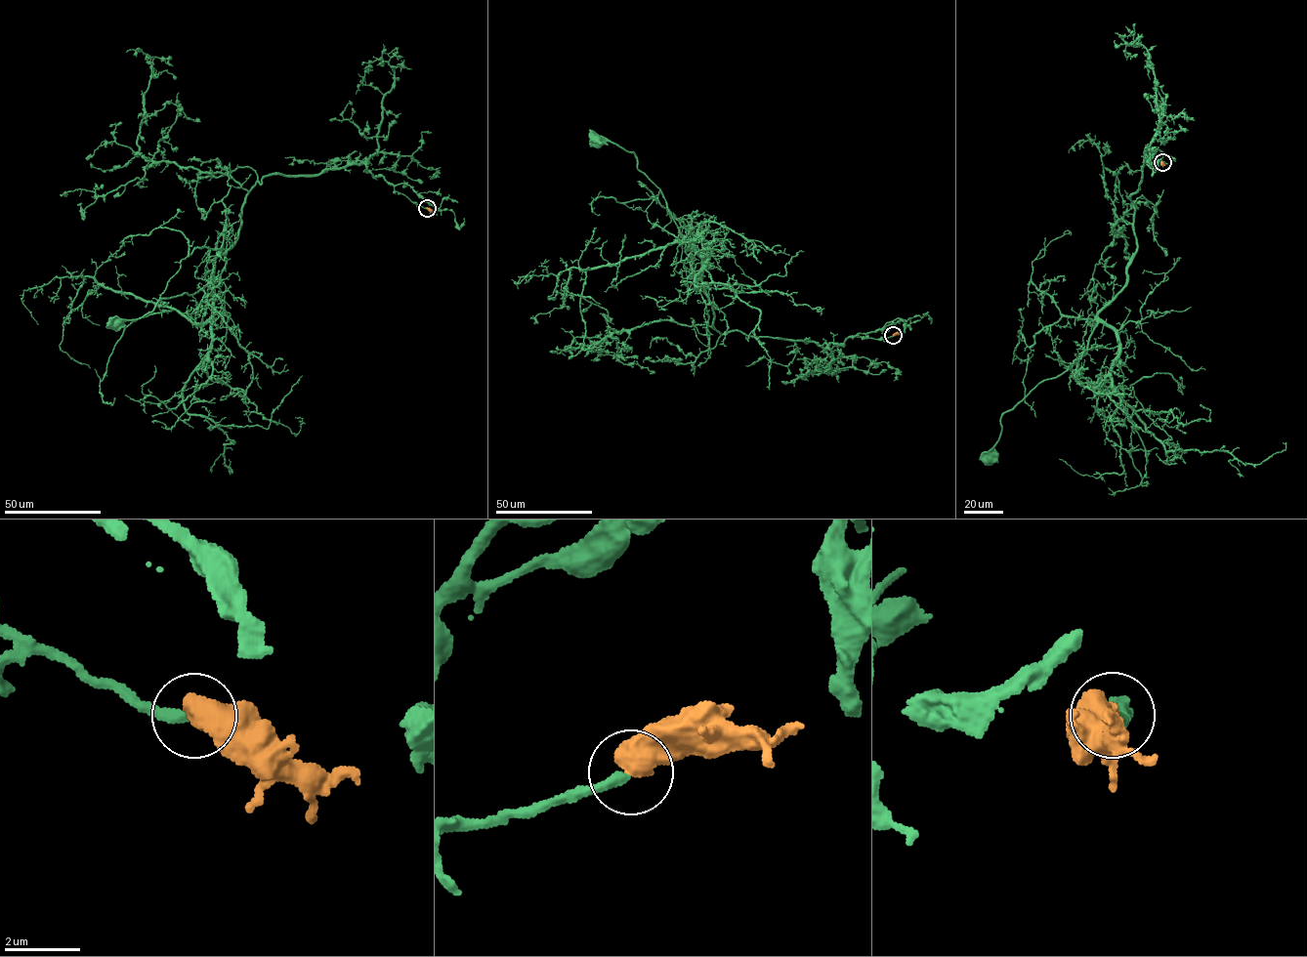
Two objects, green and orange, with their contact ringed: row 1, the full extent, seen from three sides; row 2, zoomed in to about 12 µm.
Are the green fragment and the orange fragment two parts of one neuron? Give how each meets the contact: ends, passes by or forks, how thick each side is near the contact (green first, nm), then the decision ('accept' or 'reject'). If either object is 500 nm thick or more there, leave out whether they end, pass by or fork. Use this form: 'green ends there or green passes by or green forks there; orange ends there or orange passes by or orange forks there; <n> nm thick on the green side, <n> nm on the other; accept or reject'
280 nm thick on the green side, 700 nm on the other; accept

